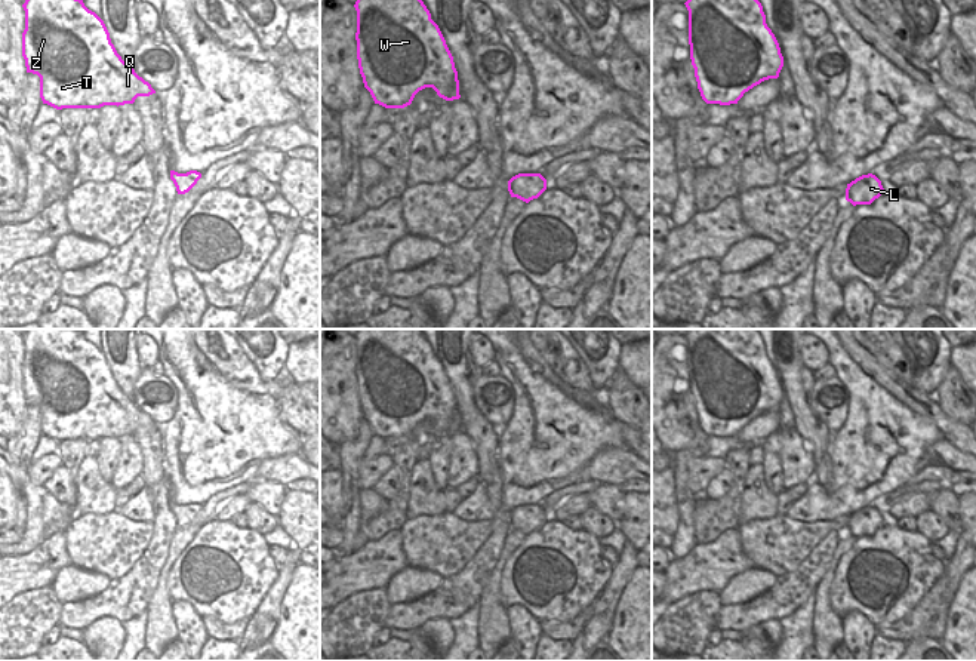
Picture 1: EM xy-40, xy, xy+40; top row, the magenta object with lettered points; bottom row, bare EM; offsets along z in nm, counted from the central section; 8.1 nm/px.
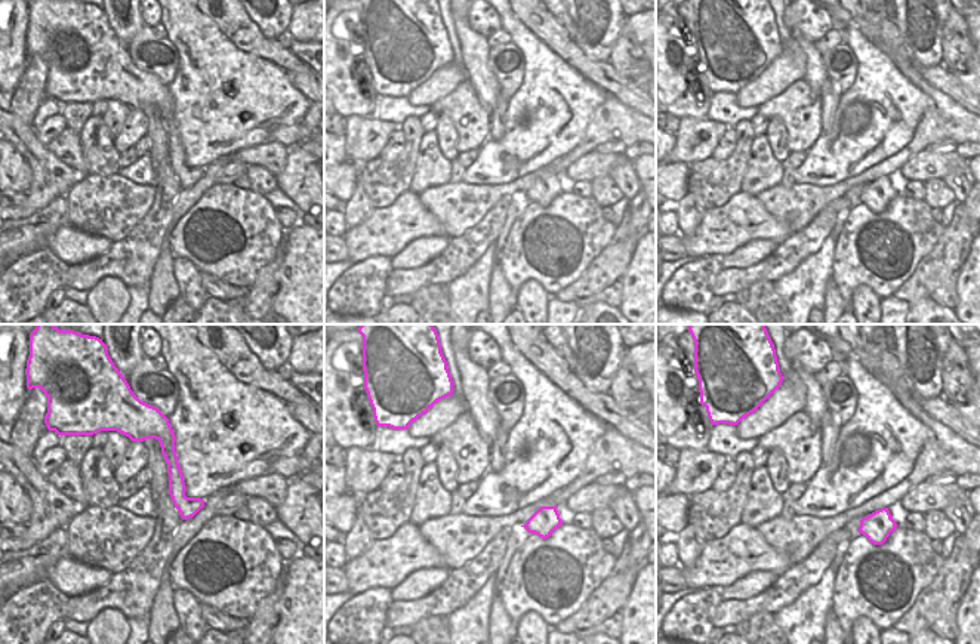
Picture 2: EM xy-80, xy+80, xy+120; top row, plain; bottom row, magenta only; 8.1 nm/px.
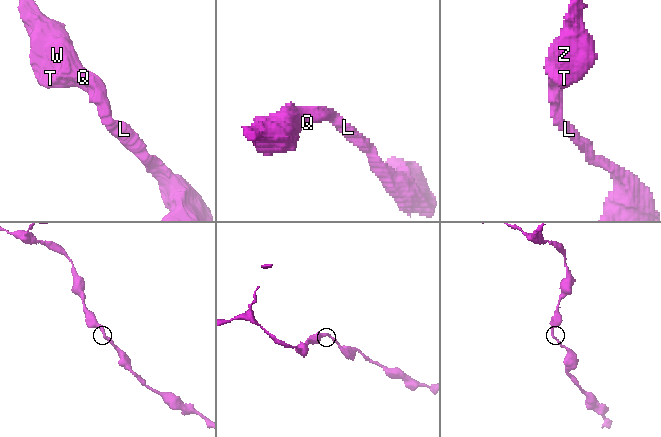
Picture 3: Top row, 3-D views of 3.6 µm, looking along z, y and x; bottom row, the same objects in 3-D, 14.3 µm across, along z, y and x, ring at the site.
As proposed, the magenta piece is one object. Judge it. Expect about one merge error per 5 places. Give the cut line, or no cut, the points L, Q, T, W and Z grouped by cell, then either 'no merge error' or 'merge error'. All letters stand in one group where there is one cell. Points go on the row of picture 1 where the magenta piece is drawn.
no cut | L Q T W Z | no merge error

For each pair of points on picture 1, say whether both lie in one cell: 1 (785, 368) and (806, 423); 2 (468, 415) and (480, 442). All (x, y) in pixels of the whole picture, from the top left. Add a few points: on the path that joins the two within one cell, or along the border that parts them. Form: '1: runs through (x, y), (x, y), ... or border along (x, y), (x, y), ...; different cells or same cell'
1: runs through (797, 381), (800, 409); same cell
2: runs through (473, 421), (480, 436); same cell

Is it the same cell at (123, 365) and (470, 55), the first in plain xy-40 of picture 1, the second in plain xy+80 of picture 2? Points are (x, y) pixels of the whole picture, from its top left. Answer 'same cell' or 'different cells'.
same cell

